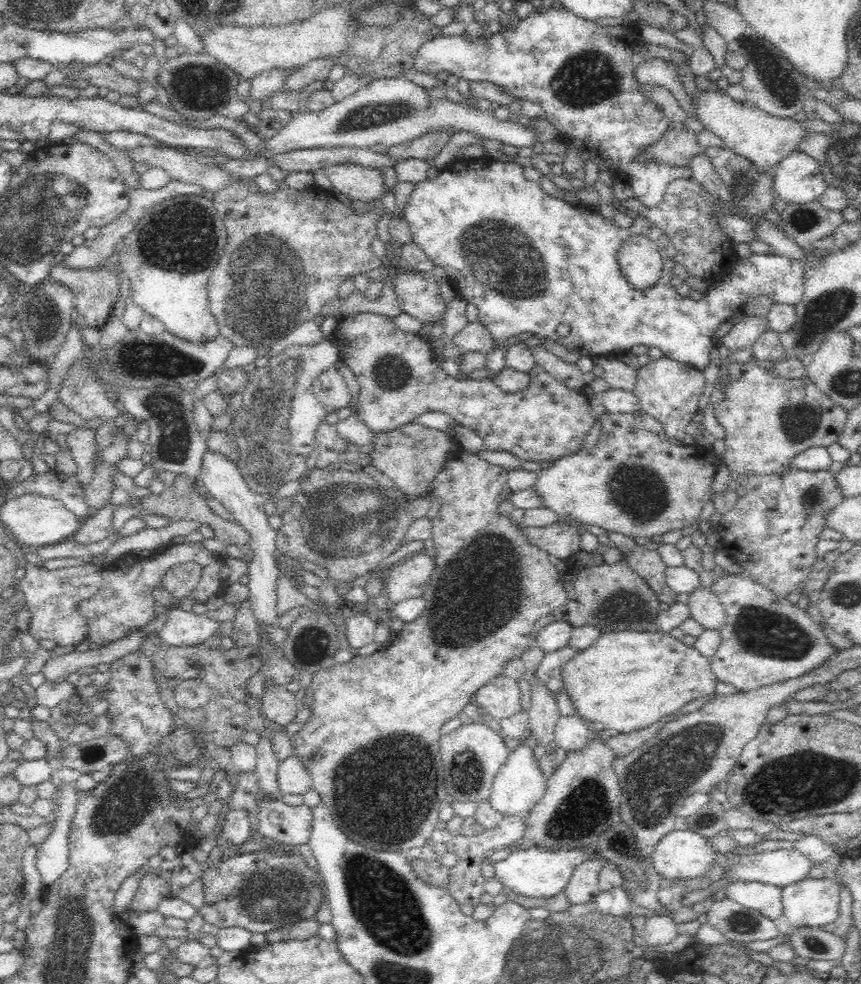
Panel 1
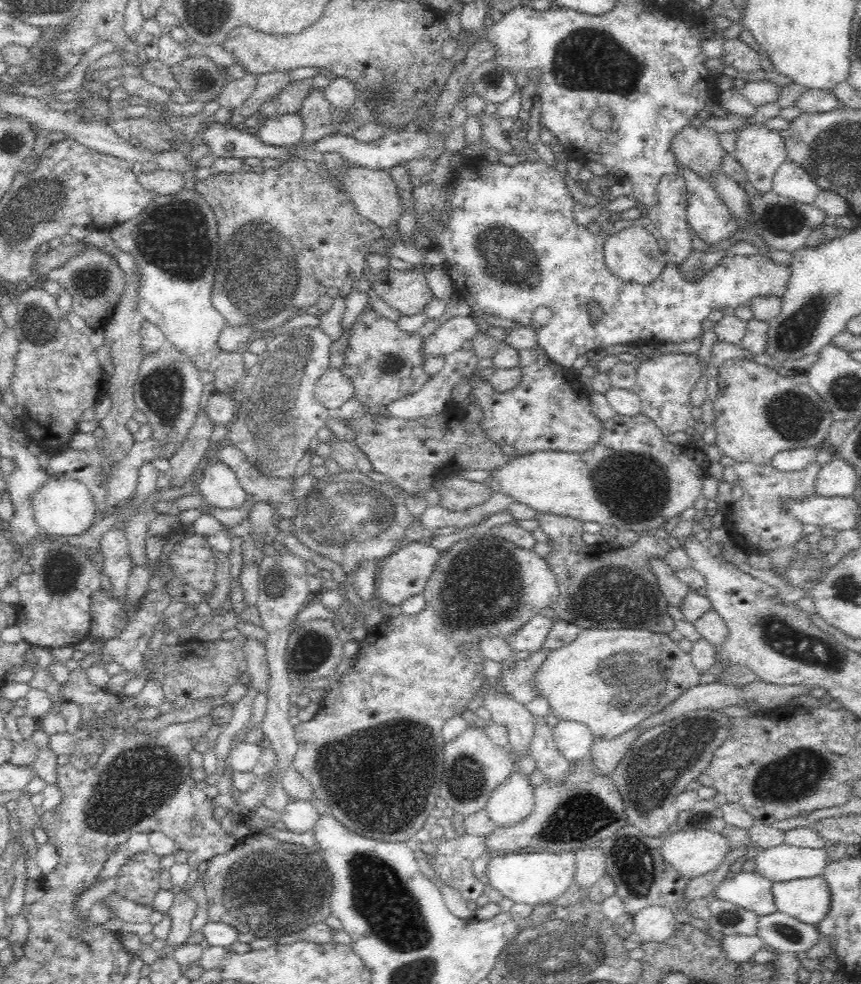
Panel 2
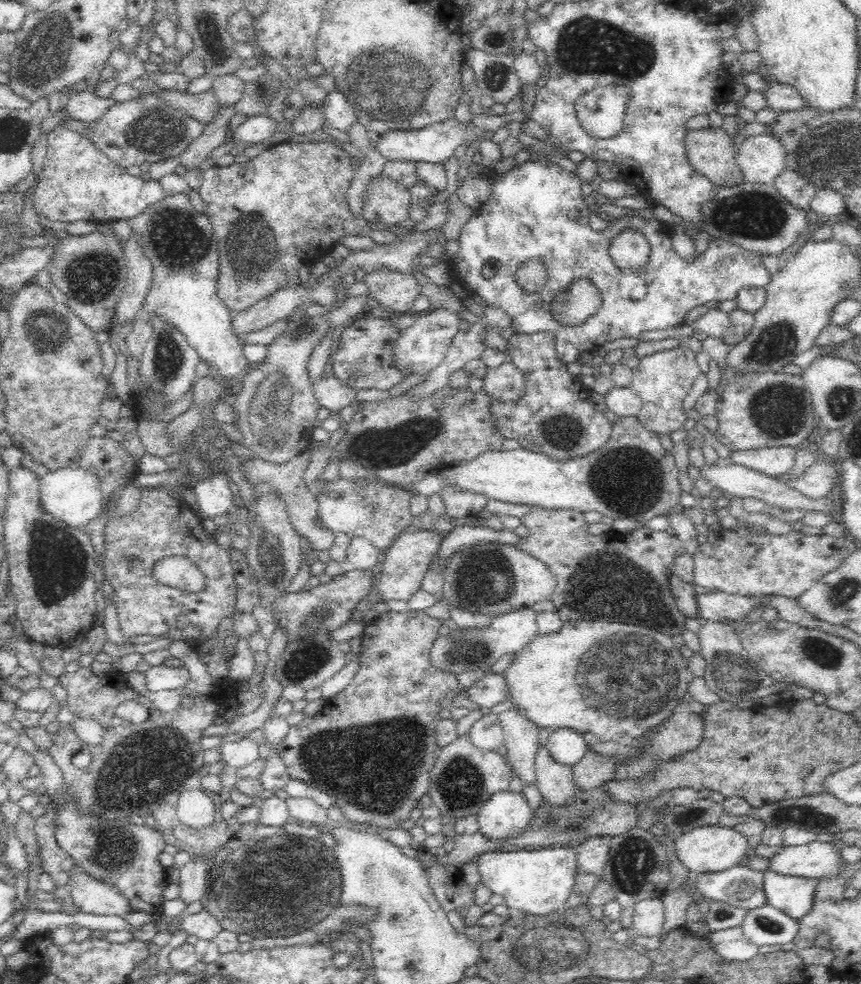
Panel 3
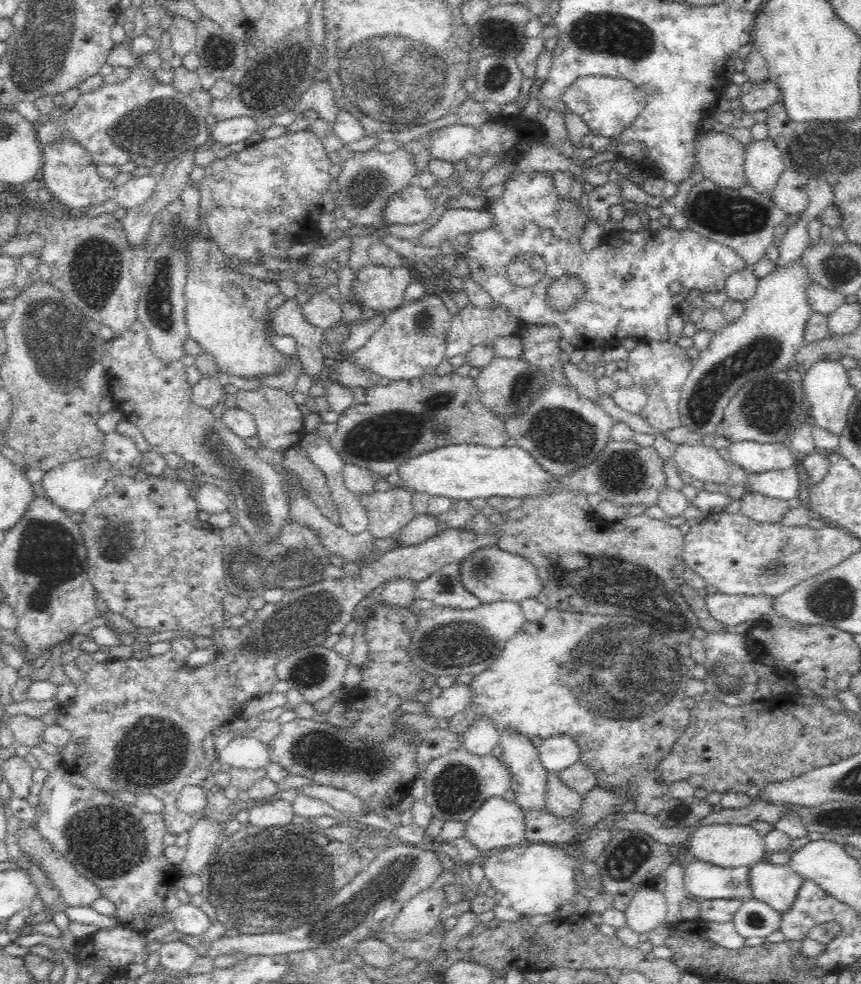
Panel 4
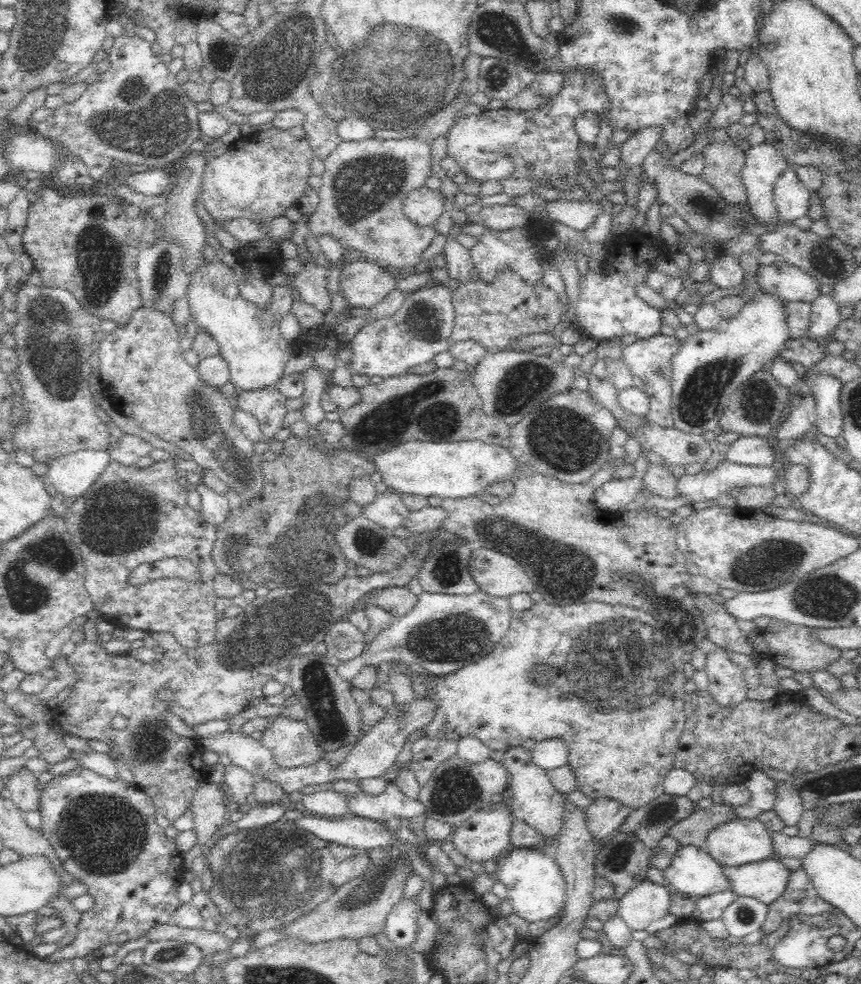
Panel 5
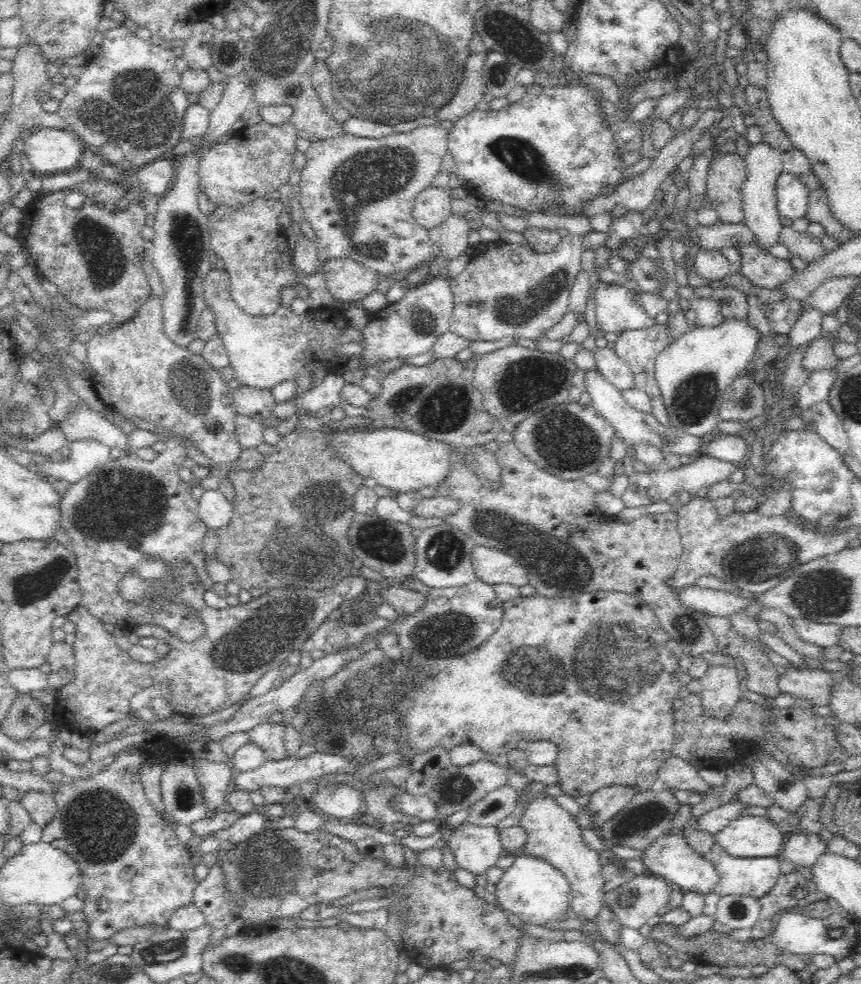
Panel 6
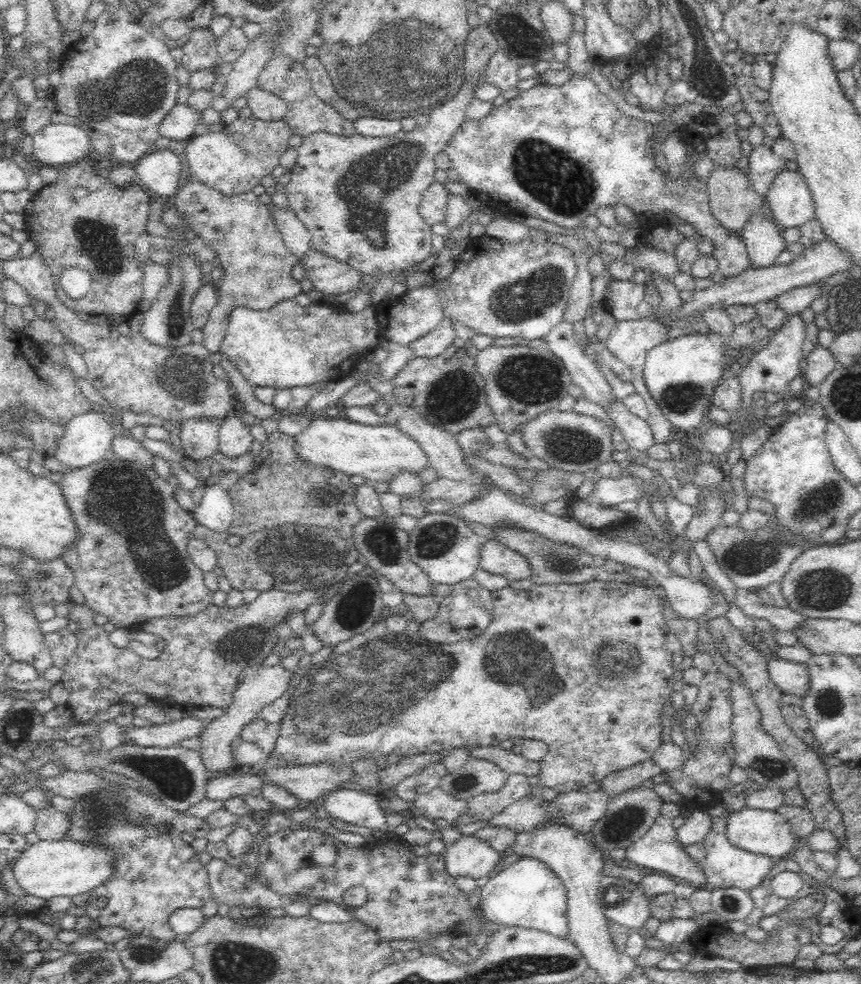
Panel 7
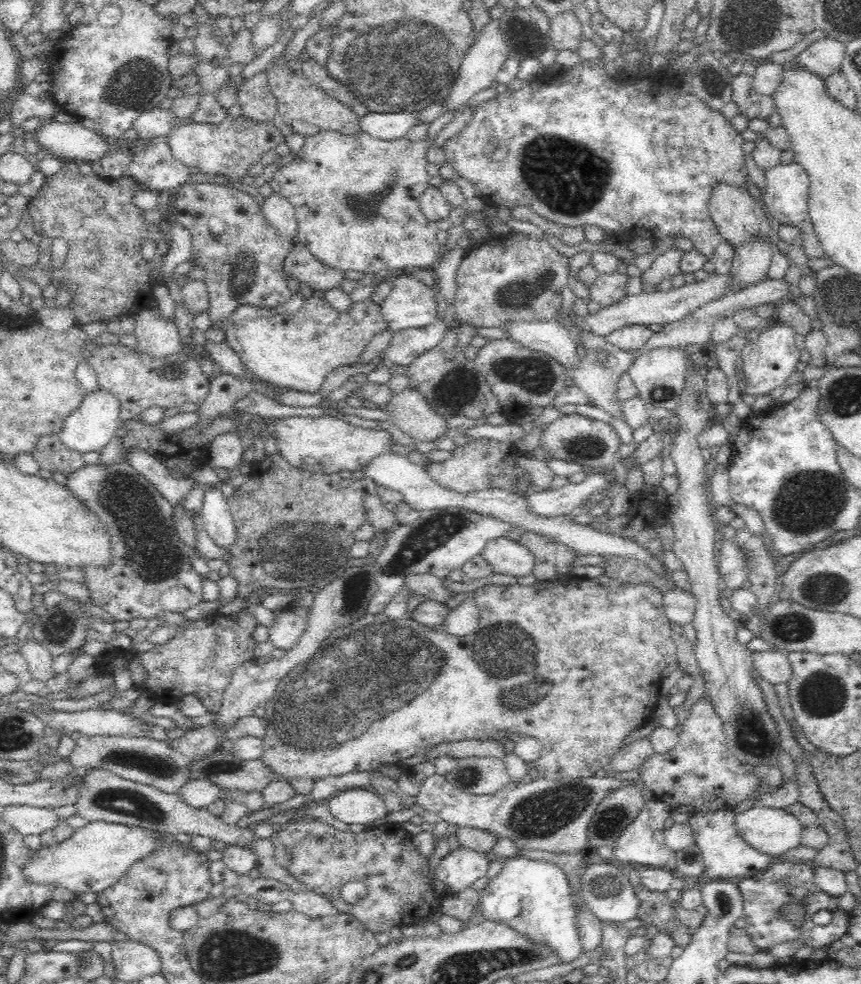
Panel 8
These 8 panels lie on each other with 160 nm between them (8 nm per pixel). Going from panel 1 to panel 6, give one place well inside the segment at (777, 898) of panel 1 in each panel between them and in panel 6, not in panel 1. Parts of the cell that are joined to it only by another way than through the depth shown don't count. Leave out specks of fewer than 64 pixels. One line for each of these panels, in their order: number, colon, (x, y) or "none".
2: (748, 890)
3: (739, 886)
4: (703, 881)
5: (693, 873)
6: (671, 858)

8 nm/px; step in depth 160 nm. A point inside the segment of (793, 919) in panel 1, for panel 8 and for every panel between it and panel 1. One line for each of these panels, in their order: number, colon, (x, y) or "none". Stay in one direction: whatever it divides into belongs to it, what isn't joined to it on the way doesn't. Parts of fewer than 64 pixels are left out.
2: (809, 901)
3: (795, 896)
4: (778, 886)
5: (766, 881)
6: (756, 878)
7: (726, 867)
8: (726, 856)

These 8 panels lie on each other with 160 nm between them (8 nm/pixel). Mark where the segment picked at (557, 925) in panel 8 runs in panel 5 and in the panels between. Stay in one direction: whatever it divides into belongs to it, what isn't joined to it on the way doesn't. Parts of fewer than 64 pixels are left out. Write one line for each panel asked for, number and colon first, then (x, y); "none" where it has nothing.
5: (536, 889)
6: (533, 889)
7: (526, 894)

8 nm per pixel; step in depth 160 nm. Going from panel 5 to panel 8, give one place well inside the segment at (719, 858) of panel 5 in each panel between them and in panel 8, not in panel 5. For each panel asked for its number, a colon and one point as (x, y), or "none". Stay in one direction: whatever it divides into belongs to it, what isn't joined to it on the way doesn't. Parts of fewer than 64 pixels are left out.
6: (749, 837)
7: (762, 832)
8: (773, 832)

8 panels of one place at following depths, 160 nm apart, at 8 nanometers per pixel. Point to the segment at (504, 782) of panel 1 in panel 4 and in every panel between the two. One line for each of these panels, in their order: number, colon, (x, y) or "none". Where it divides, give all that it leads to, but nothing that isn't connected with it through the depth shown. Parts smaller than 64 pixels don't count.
2: (511, 802)
3: (504, 814)
4: (498, 824)

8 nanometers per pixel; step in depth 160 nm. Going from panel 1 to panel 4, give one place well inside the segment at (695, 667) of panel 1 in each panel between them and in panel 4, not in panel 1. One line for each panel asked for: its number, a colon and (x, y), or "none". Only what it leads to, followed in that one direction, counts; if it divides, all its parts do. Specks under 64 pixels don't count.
2: (610, 680)
3: (612, 682)
4: (617, 686)

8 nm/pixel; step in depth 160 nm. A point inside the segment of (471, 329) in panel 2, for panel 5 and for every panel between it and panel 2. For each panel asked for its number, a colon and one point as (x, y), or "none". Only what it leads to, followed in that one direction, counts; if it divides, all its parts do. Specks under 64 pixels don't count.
3: (420, 348)
4: (411, 343)
5: (421, 328)

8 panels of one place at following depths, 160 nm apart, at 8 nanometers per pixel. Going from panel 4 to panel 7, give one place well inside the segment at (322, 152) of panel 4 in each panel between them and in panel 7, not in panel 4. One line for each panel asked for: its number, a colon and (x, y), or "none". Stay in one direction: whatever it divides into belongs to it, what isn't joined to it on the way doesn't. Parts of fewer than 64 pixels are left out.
5: (260, 185)
6: (256, 162)
7: (233, 161)

